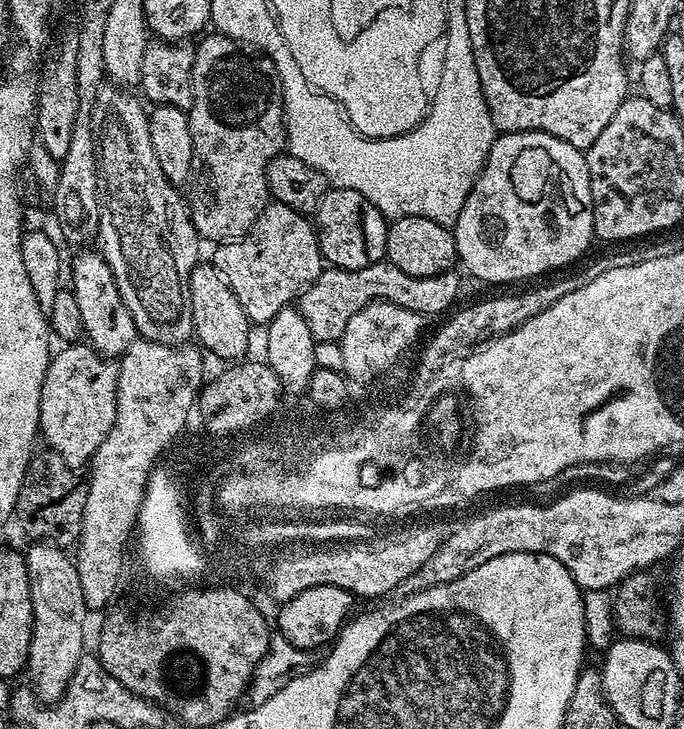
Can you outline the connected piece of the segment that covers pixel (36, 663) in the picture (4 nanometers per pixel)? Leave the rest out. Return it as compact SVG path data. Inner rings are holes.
M51 542L36 544L26 552L28 562L28 581L32 595L32 637L28 651L27 671L32 671L31 687L34 689L37 700L46 704L55 704L64 697L66 686L78 666L81 656L85 655L84 648L84 619L90 616L90 610L82 598L82 582L78 582L78 570L73 557L68 556L63 547Z

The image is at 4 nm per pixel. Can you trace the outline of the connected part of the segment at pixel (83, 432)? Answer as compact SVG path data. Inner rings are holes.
M72 342L53 355L40 391L40 431L49 449L75 470L91 461L114 426L120 369L115 359L102 356L87 342Z

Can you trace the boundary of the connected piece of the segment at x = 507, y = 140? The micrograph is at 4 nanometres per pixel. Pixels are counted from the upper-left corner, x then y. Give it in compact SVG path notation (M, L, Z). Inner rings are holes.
M545 132L497 135L480 176L454 219L454 235L459 263L488 284L512 284L574 263L594 240L587 155L570 146L570 142L562 142L562 138Z

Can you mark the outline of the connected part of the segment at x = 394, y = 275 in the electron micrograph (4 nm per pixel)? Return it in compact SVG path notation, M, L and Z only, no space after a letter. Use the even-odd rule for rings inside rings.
M387 262L371 264L362 270L328 266L321 271L320 277L315 282L300 293L298 307L302 318L306 318L306 326L310 326L310 334L317 342L322 340L338 342L344 337L350 318L354 318L358 310L376 303L377 300L402 306L406 310L414 310L425 318L436 316L439 312L447 313L453 307L451 304L460 296L460 280L454 273L455 271L449 270L439 272L436 276L415 276L406 274L406 270L398 270L398 266Z

